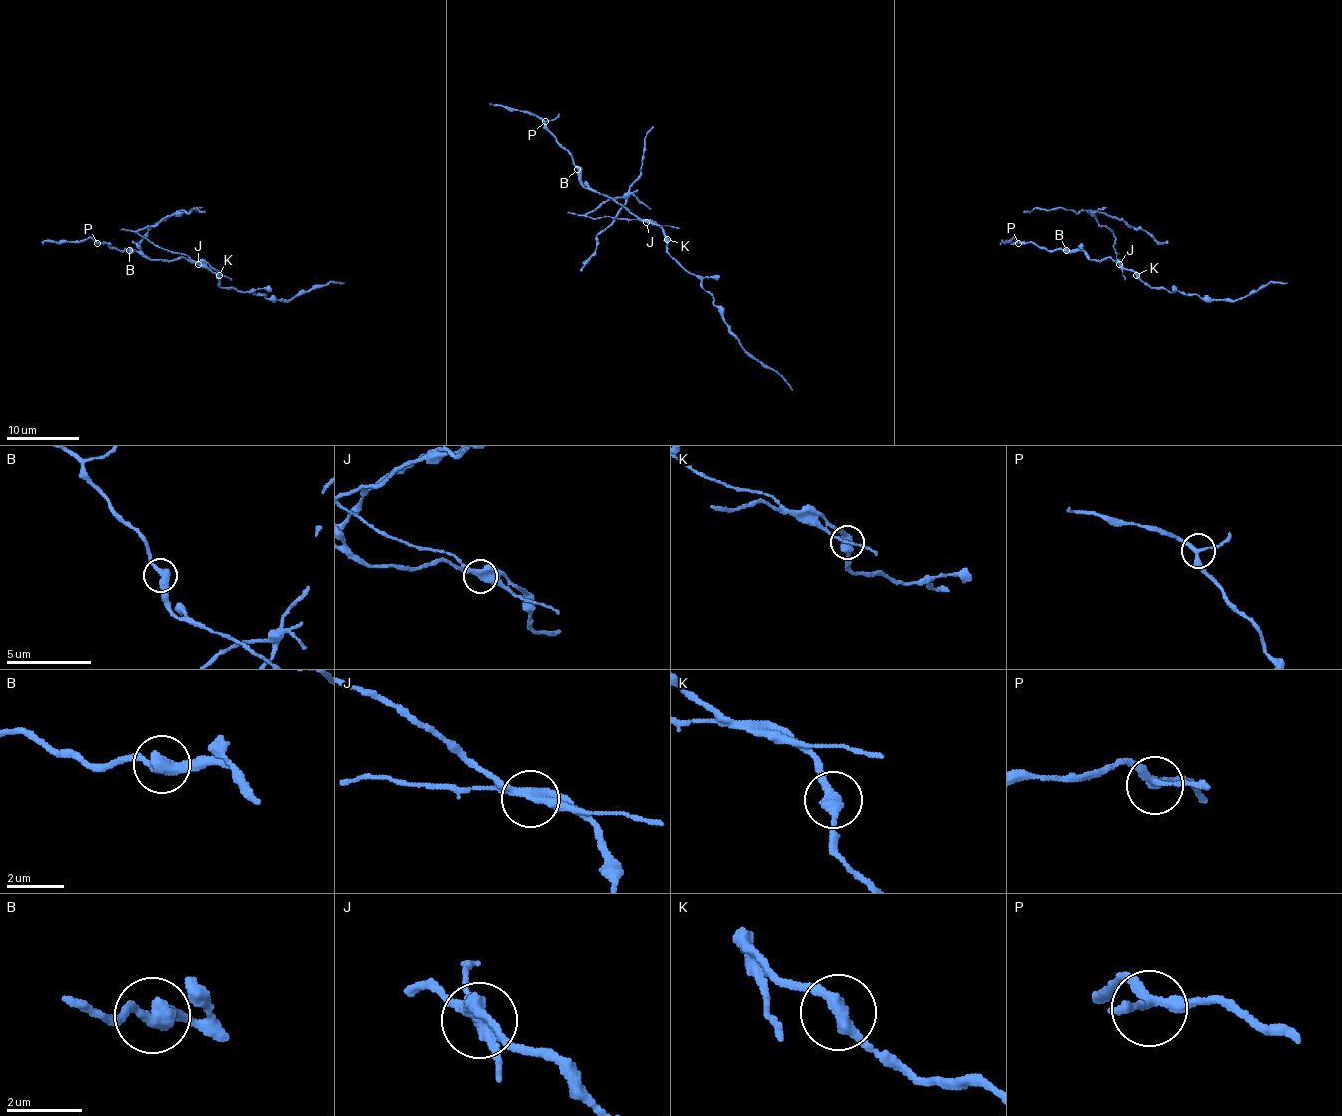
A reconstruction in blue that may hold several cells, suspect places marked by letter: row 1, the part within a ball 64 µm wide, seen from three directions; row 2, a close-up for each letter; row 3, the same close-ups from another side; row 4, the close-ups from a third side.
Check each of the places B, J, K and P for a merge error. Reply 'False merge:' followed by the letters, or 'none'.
False merge: J

